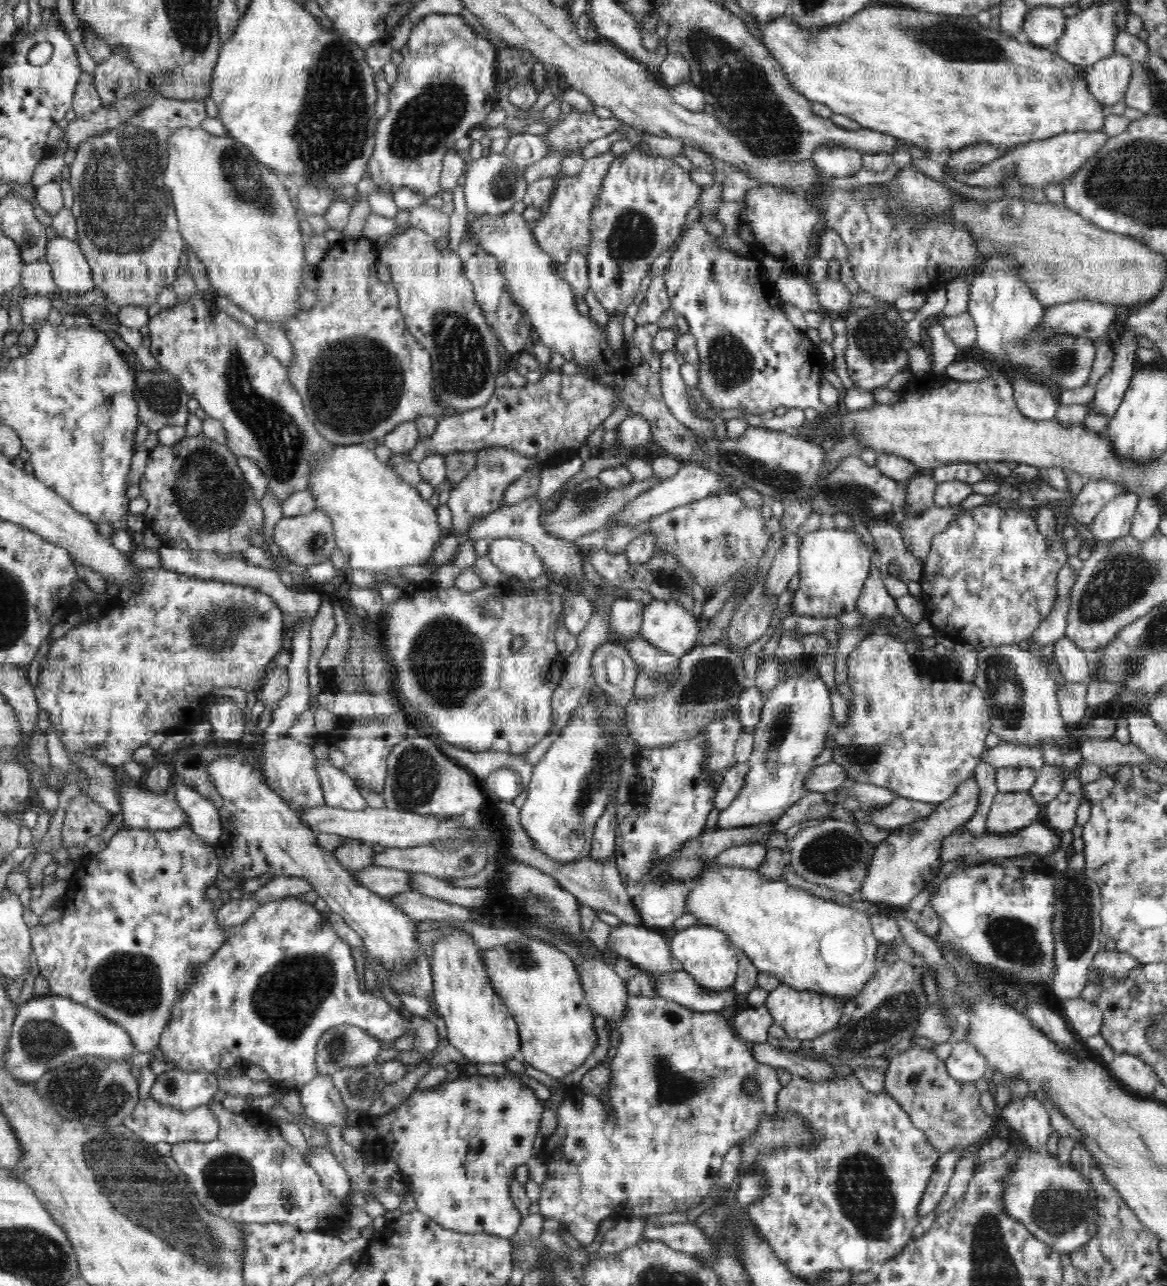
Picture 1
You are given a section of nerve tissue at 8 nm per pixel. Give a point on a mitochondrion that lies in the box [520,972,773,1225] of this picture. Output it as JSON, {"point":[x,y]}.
{"point":[671,1087]}

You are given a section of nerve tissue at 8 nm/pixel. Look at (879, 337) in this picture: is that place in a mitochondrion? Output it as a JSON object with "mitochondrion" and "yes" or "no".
{"mitochondrion":"yes"}

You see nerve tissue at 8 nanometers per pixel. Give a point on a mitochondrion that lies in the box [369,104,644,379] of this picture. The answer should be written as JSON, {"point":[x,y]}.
{"point":[501,184]}

